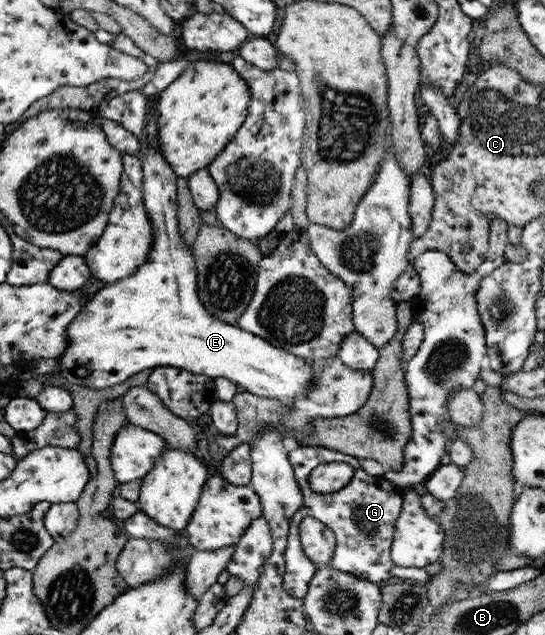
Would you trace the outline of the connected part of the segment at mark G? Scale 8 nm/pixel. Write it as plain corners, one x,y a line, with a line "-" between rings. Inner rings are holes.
299,446
289,453
290,463
294,467
303,496
303,507
299,508
294,519
290,522
289,546
286,548
285,589
291,596
301,599
308,591
308,584
317,572
317,565
307,558
300,542
300,525
307,517
319,520
334,533
336,547
329,566
371,582
381,582
389,578
417,580
426,584
430,576
424,568
399,567
391,562
390,550
395,533
395,524
400,516
403,500
396,485
386,485
383,476
370,475
362,469
357,457
325,448
324,446
-
330,462
345,462
354,468
351,480
345,488
335,494
315,494
307,489
311,471
320,464

